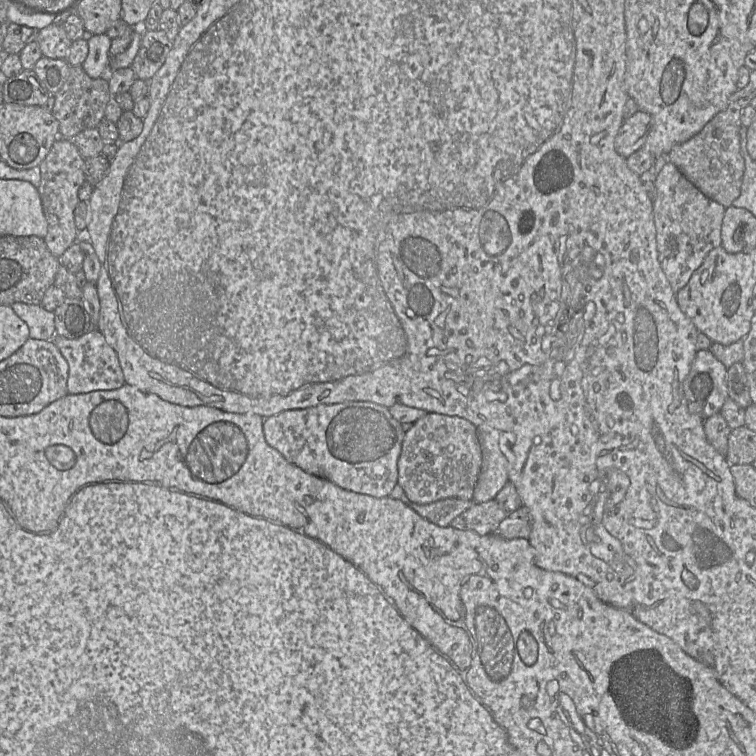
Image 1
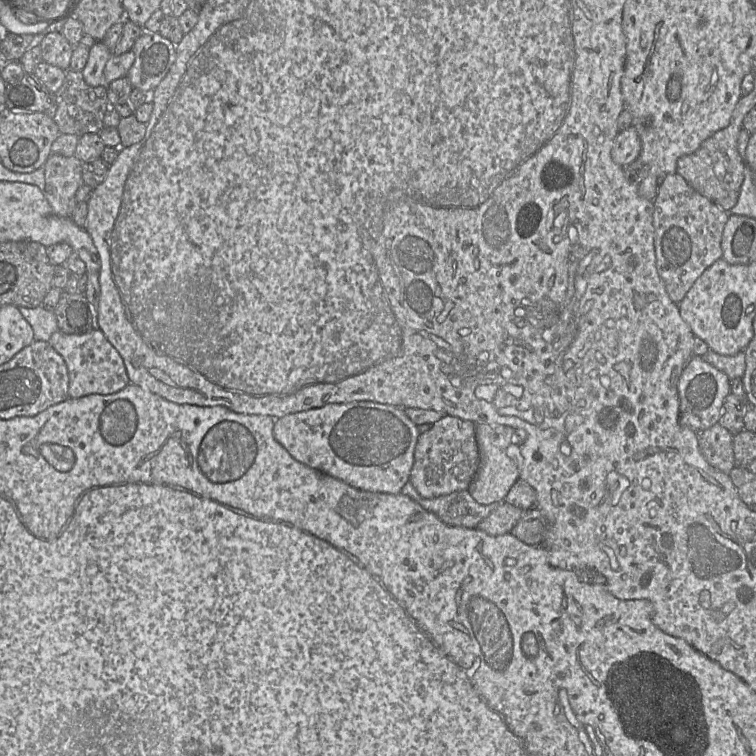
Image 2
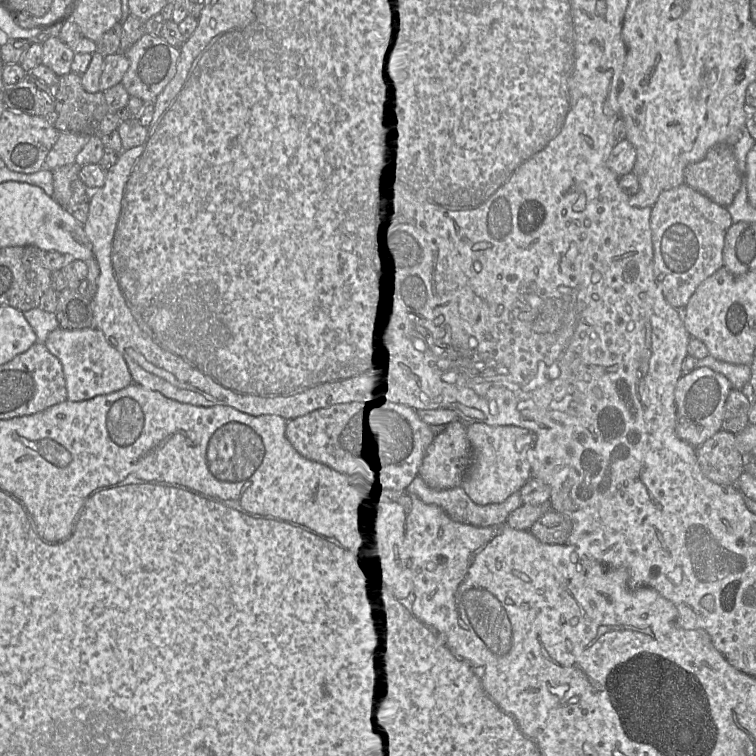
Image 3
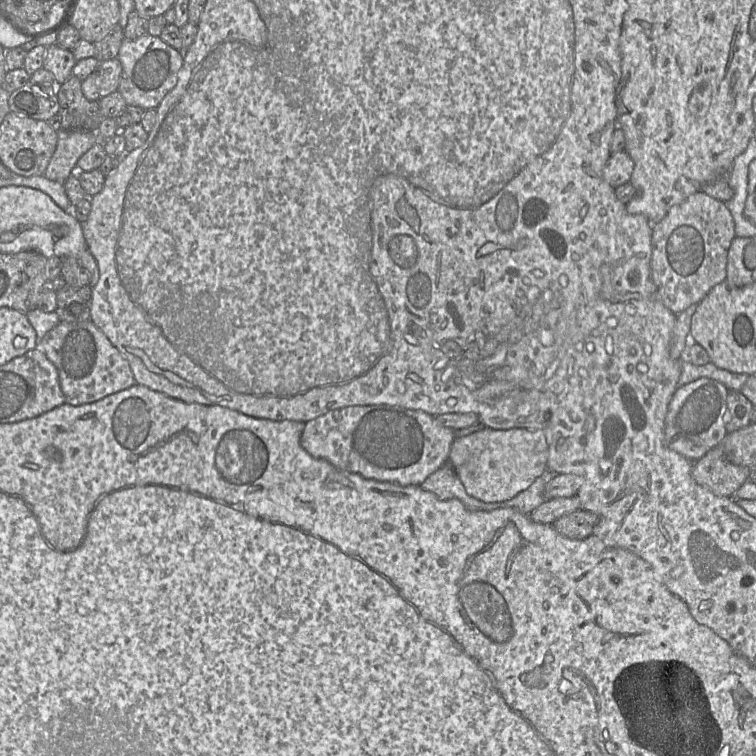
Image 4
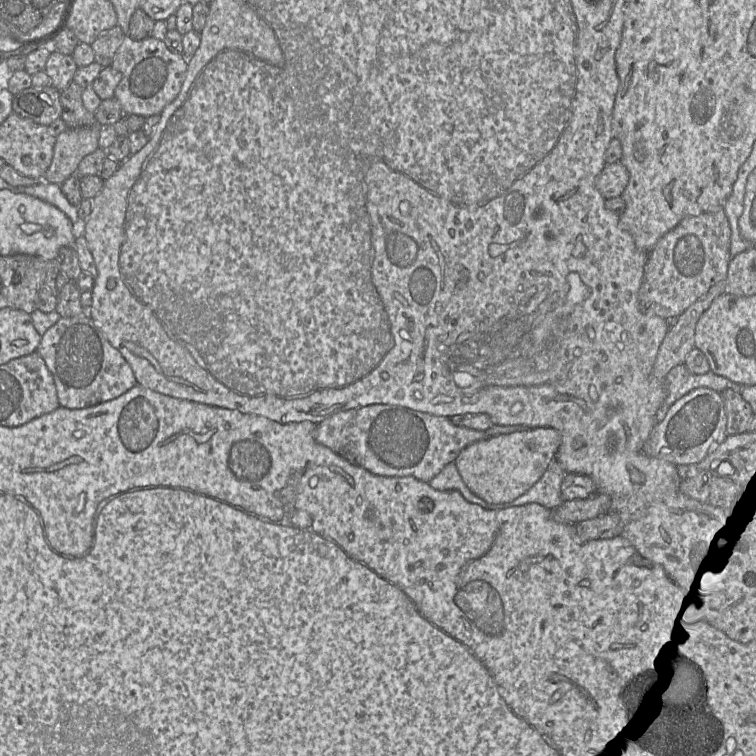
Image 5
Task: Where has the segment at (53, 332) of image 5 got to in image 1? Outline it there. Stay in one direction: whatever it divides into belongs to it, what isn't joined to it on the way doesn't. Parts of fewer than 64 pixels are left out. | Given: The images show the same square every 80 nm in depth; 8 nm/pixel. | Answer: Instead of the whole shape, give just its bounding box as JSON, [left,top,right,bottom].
[52,328,125,394]

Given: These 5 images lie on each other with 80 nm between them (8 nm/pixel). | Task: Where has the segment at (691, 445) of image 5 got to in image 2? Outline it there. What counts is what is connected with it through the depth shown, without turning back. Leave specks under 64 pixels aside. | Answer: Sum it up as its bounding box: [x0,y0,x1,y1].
[678,356,730,433]

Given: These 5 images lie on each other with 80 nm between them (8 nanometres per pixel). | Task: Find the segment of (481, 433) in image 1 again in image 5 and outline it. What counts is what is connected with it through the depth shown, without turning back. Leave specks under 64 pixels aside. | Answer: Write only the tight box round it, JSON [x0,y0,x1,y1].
[455,427,561,504]

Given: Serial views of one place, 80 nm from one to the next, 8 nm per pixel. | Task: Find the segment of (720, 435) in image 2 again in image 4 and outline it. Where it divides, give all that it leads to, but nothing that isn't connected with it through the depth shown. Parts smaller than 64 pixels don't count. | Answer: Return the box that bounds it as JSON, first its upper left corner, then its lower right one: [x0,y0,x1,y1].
[693,446,749,497]

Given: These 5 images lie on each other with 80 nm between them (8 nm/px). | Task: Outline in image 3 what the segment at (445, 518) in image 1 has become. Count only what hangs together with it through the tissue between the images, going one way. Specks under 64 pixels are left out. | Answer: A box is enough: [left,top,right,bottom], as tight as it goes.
[407,476,524,527]

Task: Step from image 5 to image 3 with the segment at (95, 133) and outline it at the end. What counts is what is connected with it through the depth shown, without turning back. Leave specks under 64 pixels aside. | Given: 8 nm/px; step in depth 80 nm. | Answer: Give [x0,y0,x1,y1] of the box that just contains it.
[43,133,90,171]

